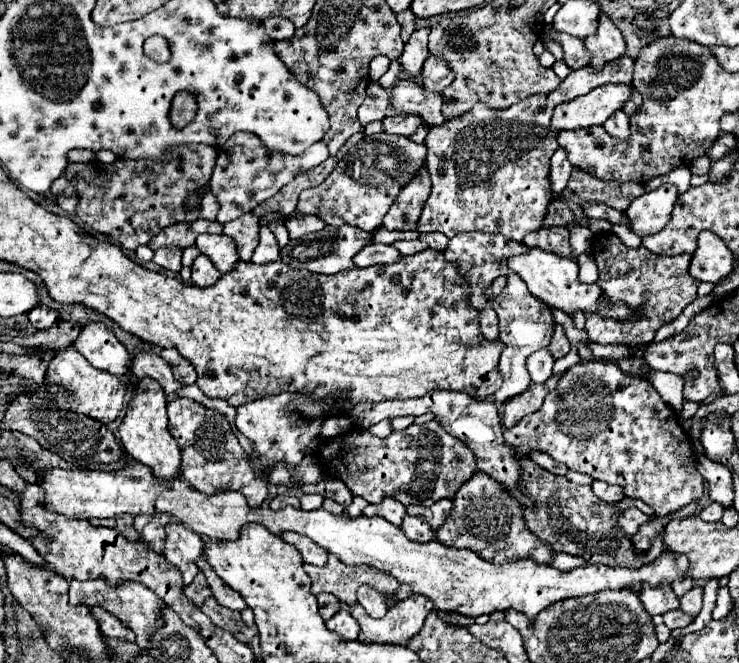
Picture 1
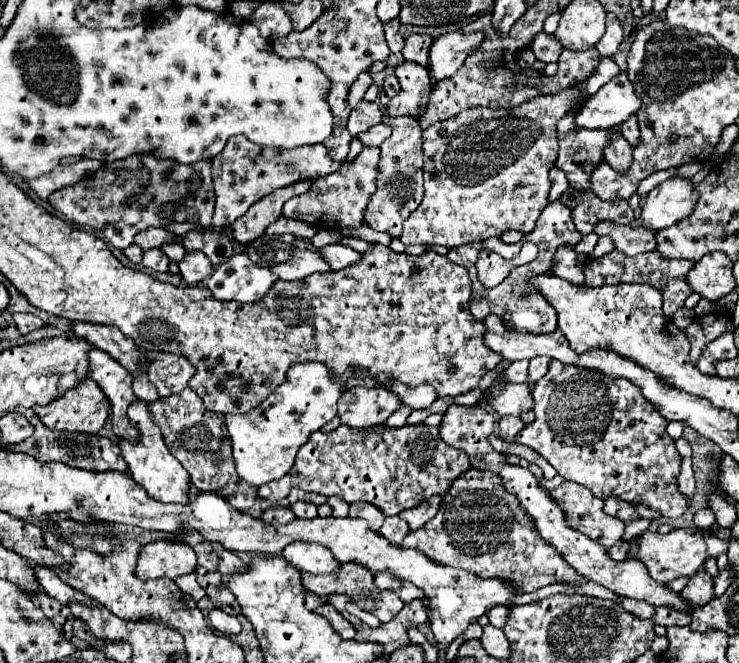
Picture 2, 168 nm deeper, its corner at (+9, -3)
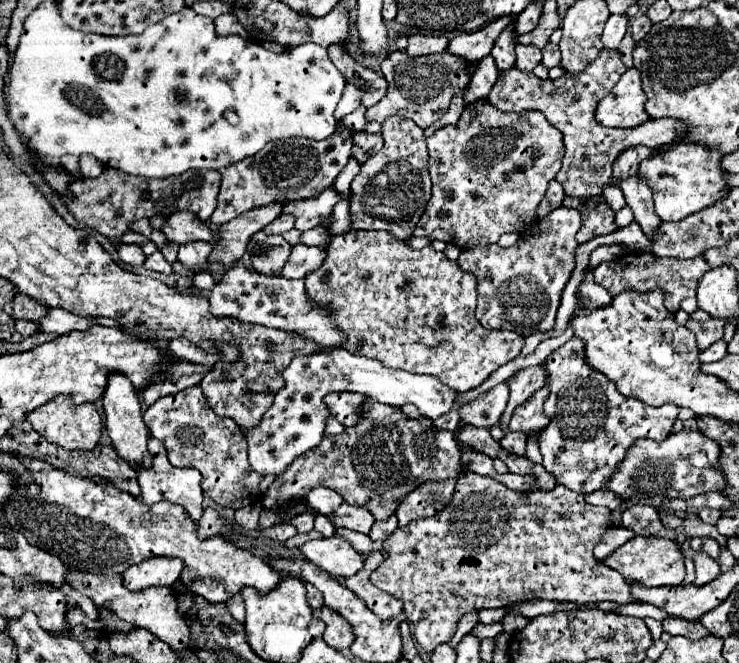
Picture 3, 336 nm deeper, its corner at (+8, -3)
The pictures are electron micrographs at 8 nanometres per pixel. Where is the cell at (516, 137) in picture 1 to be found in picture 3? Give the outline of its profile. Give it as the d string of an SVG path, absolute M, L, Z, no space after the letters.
M487 101L469 105L455 125L437 129L427 137L429 147L429 173L433 181L433 195L413 231L415 237L439 239L461 249L475 245L497 243L503 233L525 233L535 225L535 209L543 199L549 181L561 169L563 141L541 111L503 113Z

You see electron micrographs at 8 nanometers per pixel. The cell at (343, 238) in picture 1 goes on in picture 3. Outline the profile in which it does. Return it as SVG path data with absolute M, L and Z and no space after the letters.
M263 231L255 233L247 245L251 255L251 265L255 271L265 275L279 273L279 267L287 263L291 255L291 245L281 235L265 235Z

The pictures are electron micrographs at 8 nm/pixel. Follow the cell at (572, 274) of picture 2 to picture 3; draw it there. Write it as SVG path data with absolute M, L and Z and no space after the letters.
M591 267L585 269L585 279L579 283L577 293L581 295L581 303L585 307L605 307L605 305L611 303L611 295L603 287L593 283Z

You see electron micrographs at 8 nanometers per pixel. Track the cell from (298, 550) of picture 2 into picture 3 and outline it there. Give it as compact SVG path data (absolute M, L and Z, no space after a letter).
M329 537L319 541L309 541L299 547L303 557L327 571L331 577L351 577L363 567L363 557L357 553L351 543L343 537Z

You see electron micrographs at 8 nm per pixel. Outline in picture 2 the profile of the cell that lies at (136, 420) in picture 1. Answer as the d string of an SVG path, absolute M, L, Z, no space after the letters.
M134 401L128 409L128 419L140 431L140 441L130 443L130 441L122 439L118 445L122 449L122 457L128 463L128 469L130 469L130 475L134 477L134 481L138 485L142 485L152 499L158 499L162 503L182 503L182 505L186 505L188 503L188 489L190 489L190 475L178 463L178 459L174 459L170 455L170 451L166 449L158 427L150 419L148 403L146 401Z

